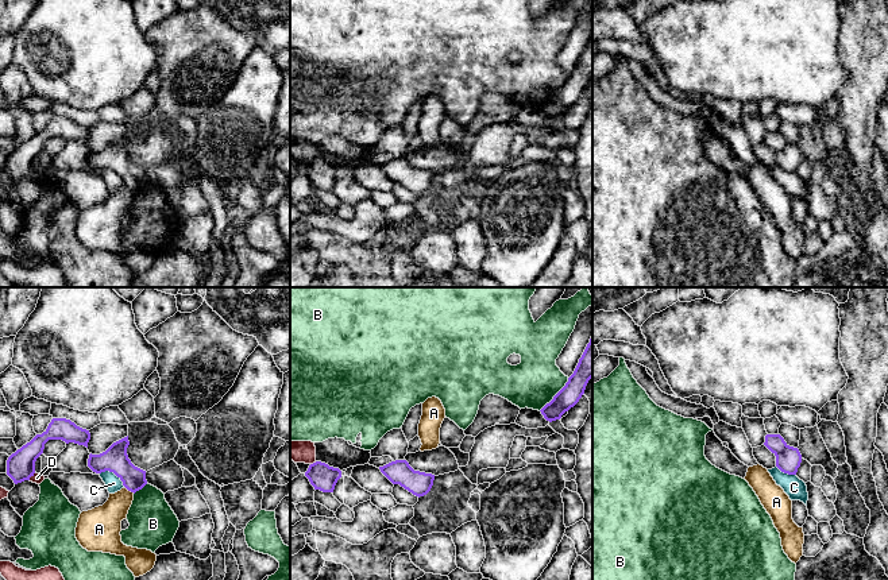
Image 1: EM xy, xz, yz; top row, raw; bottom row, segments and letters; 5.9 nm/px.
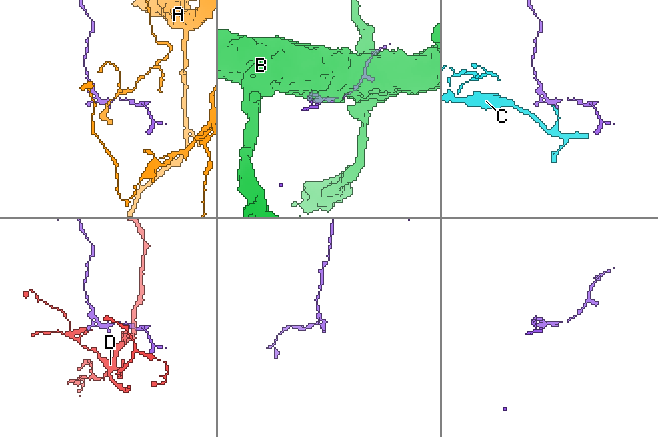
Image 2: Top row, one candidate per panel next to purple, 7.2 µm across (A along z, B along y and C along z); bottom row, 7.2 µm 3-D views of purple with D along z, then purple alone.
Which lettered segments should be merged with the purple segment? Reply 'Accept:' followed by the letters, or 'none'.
Accept: none

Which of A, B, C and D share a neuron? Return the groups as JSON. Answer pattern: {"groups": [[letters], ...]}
{"groups": [["A"], ["B"], ["C"], ["D"]]}

